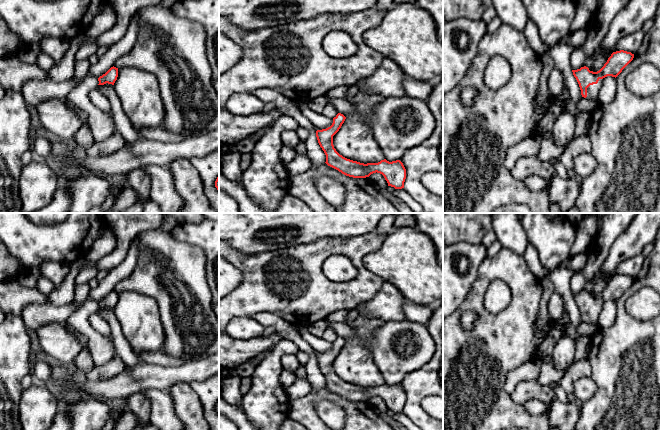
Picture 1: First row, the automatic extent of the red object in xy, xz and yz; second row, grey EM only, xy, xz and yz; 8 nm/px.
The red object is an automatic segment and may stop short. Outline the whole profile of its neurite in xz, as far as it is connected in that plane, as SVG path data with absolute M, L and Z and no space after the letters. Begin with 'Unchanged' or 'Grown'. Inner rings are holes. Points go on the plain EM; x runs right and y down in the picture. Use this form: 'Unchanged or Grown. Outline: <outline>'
Unchanged. Outline: M338 337L330 351L316 355L318 367L326 379L326 388L342 398L353 402L366 402L373 397L384 400L388 410L404 412L406 393L400 384L389 386L386 383L378 387L360 387L340 379L333 369L333 360L339 355L346 341Z

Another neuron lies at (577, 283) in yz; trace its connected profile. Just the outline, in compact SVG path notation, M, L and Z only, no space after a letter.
M577 271L570 280L570 288L572 294L580 293L585 290L586 280L584 279L582 271Z

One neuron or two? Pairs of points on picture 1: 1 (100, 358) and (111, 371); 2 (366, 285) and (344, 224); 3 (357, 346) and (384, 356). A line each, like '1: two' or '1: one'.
1: two
2: two
3: two

